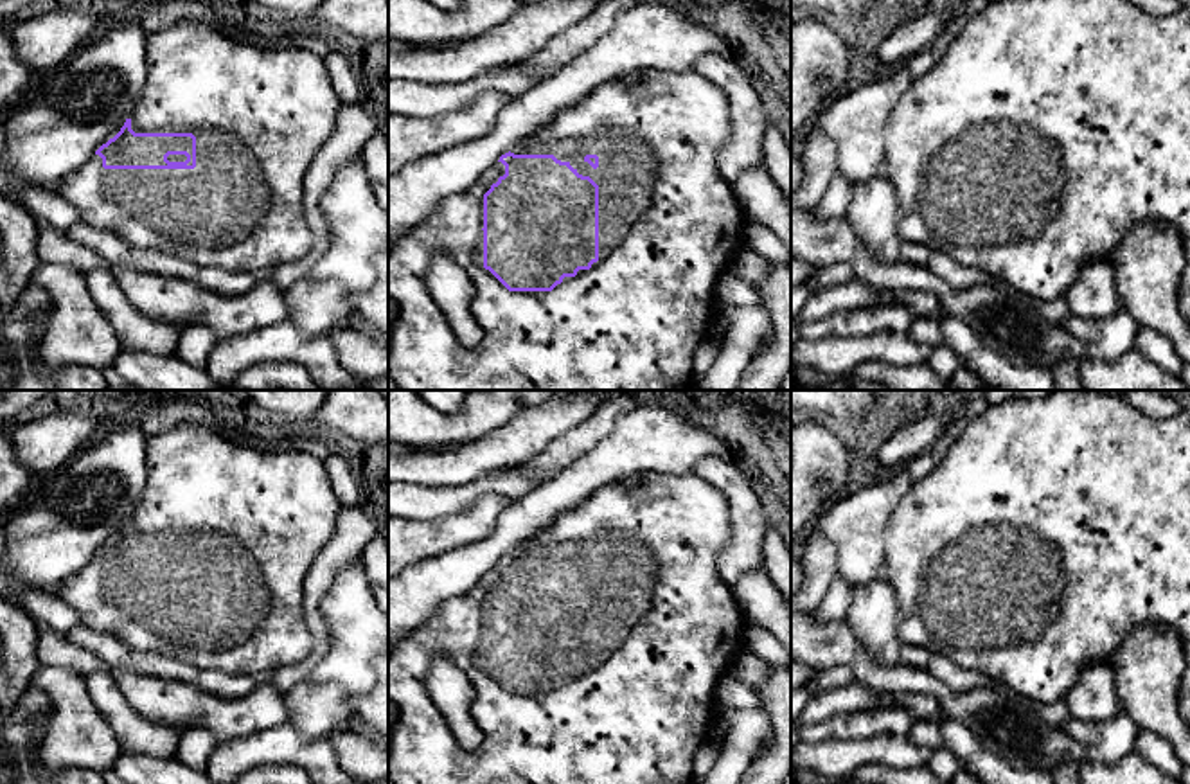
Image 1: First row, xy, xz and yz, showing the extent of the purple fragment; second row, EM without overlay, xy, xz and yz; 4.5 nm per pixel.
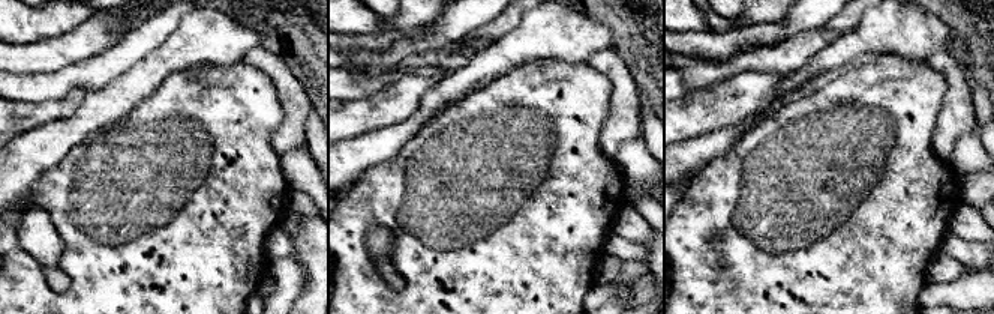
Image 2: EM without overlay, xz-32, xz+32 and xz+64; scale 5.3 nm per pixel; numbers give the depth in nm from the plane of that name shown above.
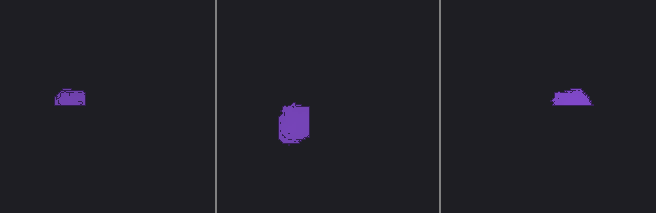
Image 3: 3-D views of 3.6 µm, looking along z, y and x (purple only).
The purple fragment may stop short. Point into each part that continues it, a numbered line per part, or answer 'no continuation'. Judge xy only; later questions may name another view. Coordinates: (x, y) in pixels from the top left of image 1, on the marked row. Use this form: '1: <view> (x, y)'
1: xy (259, 115)

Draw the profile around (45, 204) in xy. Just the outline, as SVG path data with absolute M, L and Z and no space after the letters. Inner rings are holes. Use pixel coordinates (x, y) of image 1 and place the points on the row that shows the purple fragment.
M27 185L13 196L32 218L58 230L67 232L81 221L79 210L56 189L45 185Z

